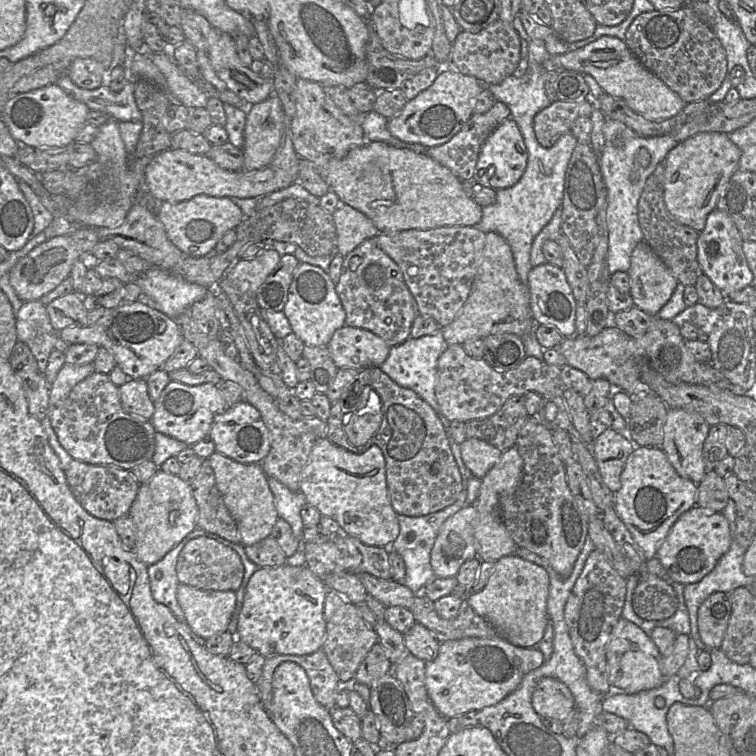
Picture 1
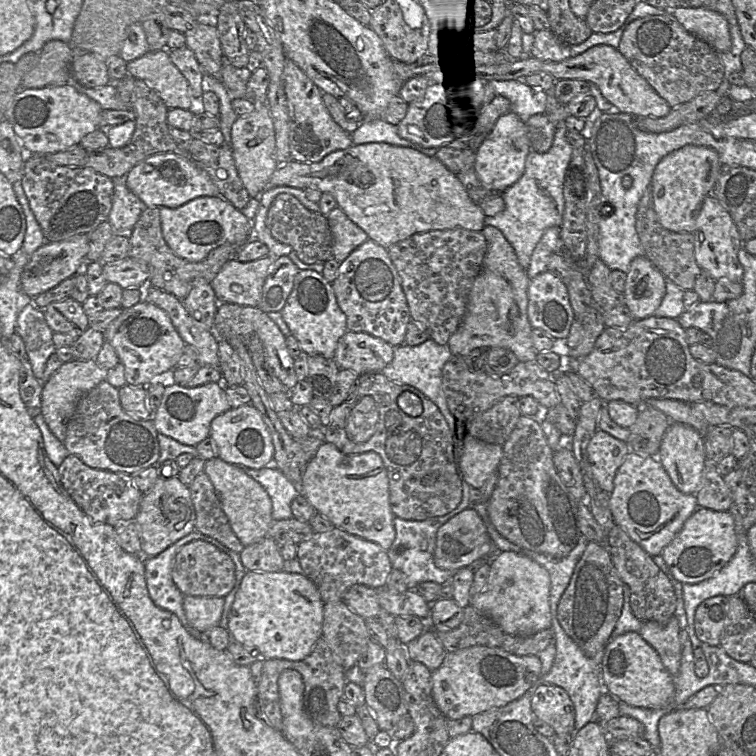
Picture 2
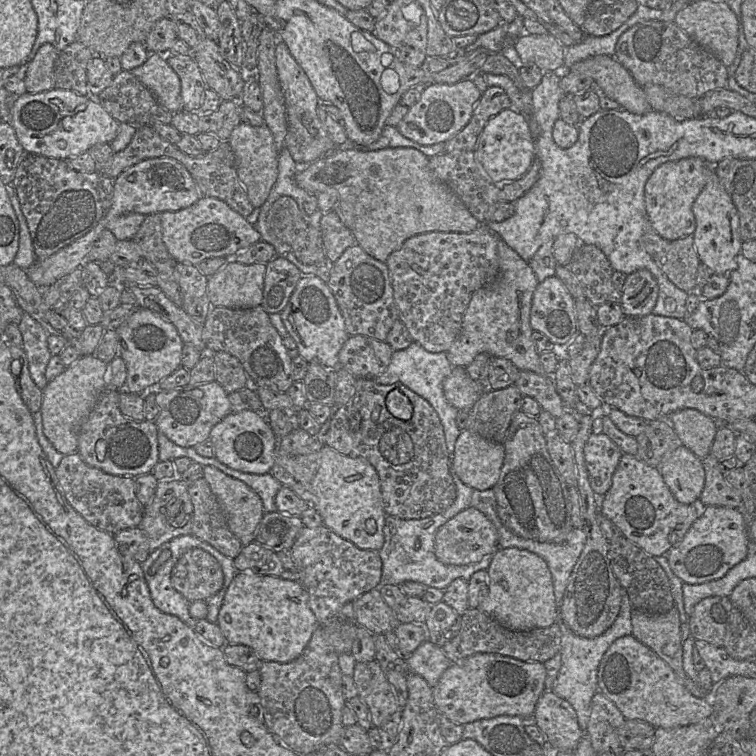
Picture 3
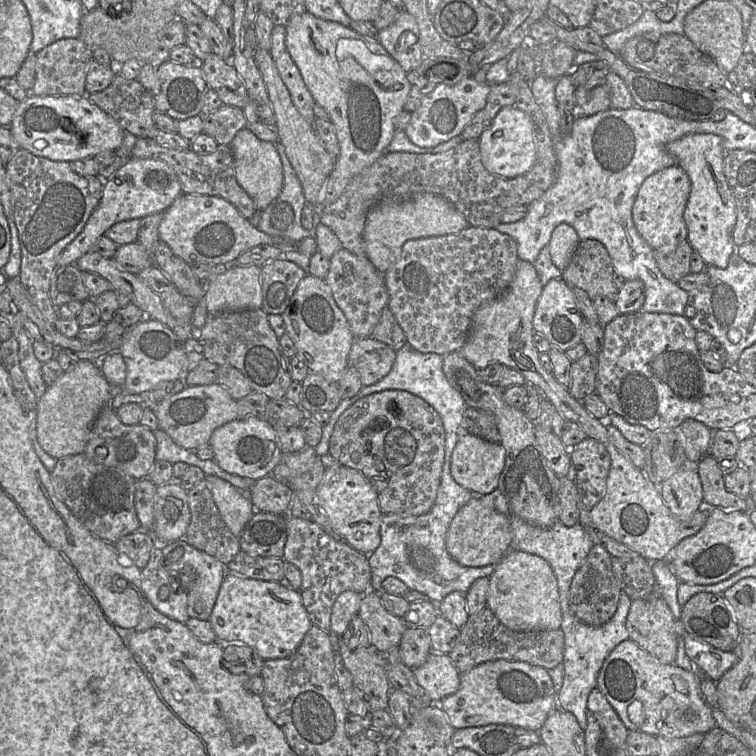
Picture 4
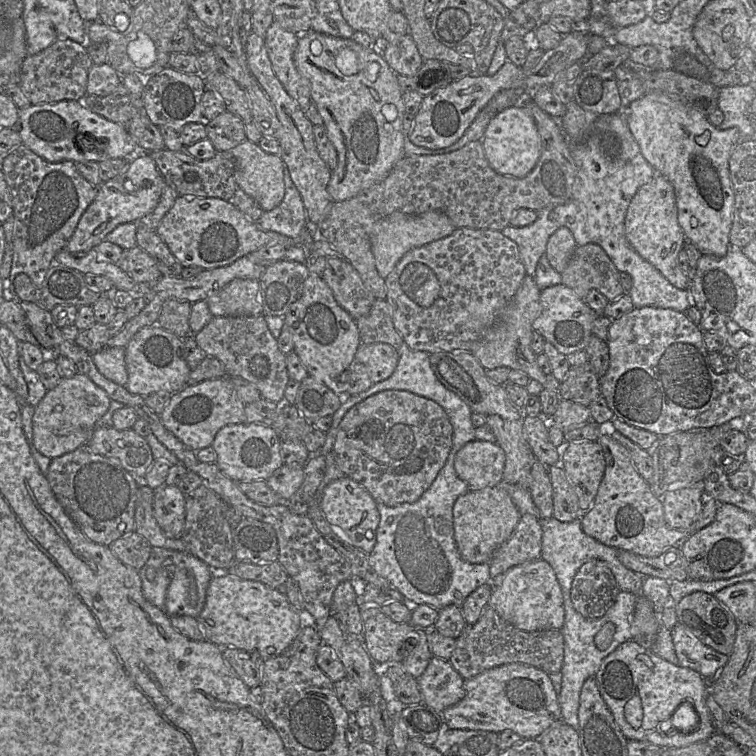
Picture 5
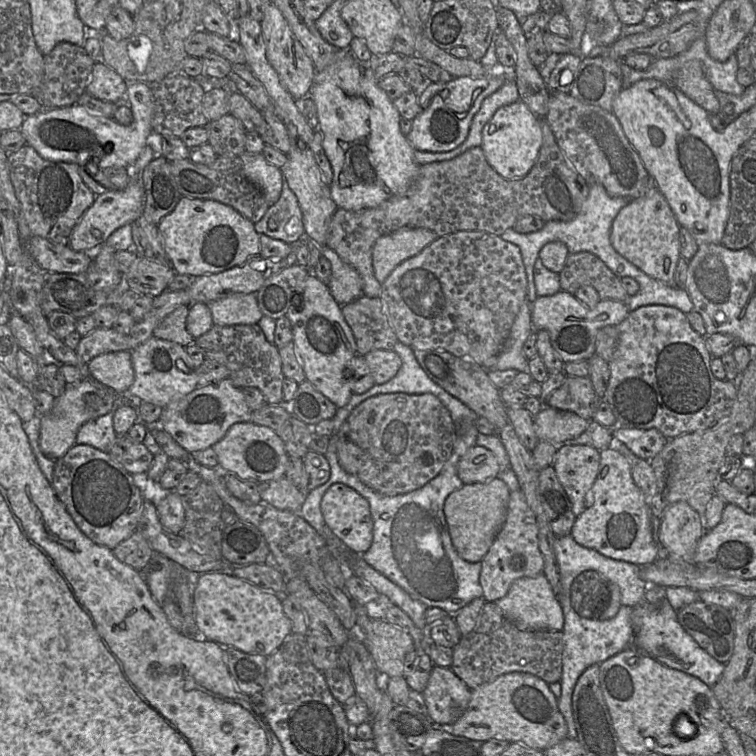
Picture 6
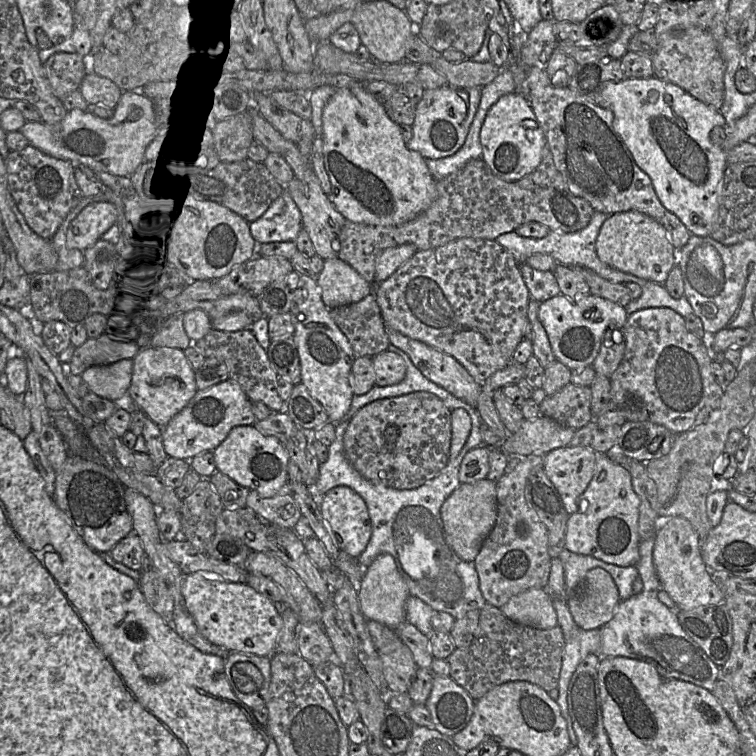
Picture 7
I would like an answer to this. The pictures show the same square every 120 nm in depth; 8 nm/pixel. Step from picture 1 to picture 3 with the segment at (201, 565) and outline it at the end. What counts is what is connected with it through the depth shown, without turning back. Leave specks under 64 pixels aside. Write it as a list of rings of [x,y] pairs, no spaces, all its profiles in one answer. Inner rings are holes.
[[[192,548],[174,565],[171,583],[189,602],[206,601],[222,589],[224,575],[220,563],[211,554]]]

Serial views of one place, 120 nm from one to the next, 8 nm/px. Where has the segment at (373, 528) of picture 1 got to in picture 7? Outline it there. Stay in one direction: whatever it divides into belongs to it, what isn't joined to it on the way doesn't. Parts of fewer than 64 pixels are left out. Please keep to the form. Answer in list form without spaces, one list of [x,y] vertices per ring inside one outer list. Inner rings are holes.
[[[337,486],[319,499],[319,508],[325,529],[335,545],[343,552],[357,559],[367,547],[371,538],[372,526],[365,501],[347,486]]]

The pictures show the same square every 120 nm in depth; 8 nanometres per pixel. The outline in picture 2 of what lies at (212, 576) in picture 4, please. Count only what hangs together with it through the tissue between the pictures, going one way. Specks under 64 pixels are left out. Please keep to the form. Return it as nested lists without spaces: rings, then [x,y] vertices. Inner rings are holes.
[[[195,530],[157,556],[144,558],[145,578],[150,598],[159,608],[175,614],[184,625],[188,624],[184,609],[185,596],[174,583],[172,571],[178,551],[185,544],[195,540],[209,542],[231,557],[235,564],[235,586],[240,586],[243,577],[248,572],[241,562],[239,553],[230,550],[218,540]]]

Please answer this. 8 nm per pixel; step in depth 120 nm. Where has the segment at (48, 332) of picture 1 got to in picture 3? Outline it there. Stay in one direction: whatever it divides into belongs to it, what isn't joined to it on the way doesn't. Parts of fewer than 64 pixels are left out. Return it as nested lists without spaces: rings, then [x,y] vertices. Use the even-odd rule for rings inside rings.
[[[24,313],[18,326],[23,337],[22,348],[27,356],[31,377],[35,384],[44,390],[48,384],[45,372],[52,357],[47,344],[50,334],[27,313]]]

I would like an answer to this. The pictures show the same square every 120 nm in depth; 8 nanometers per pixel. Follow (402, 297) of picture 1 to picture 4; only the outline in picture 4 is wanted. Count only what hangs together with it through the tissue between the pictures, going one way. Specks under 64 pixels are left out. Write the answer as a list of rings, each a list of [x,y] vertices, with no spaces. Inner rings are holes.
[[[341,248],[330,258],[329,271],[324,281],[329,286],[337,306],[345,315],[354,337],[371,337],[382,311],[388,307],[389,295],[384,273],[379,272],[366,256],[357,256]]]

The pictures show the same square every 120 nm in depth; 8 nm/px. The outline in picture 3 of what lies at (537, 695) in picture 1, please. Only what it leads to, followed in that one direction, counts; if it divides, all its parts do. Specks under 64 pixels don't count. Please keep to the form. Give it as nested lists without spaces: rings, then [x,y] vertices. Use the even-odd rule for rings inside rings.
[[[544,691],[539,697],[534,723],[554,750],[574,751],[583,736],[574,708],[552,691]]]

